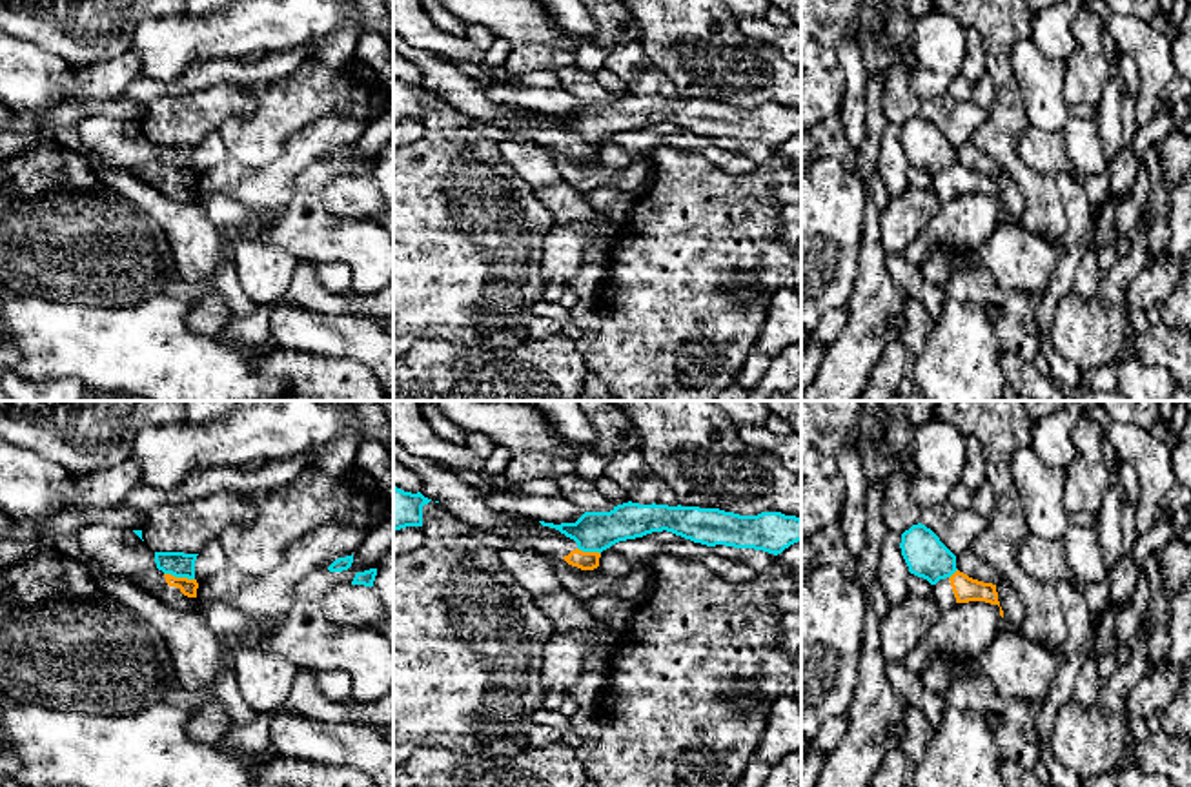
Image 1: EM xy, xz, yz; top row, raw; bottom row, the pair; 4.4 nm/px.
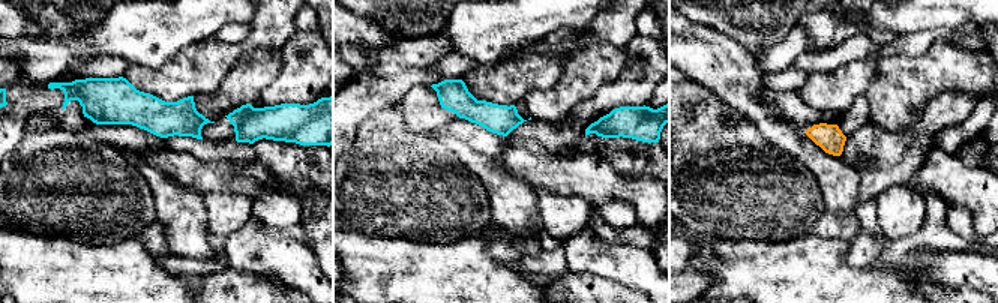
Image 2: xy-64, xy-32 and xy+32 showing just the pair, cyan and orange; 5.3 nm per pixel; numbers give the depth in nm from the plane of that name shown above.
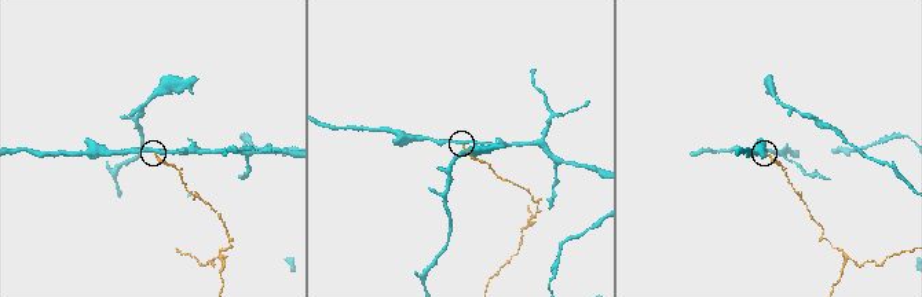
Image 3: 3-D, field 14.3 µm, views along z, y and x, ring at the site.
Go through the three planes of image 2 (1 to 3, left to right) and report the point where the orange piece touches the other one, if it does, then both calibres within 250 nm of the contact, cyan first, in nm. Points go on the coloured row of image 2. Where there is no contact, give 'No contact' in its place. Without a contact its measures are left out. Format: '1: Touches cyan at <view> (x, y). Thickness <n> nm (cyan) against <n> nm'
1: No contact
2: No contact
3: No contact

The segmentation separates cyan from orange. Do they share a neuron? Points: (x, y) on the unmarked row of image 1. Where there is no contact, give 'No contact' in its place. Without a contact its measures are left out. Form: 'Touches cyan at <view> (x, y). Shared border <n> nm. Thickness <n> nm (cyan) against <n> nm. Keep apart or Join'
Touches cyan at xy (179, 168). Shared border 140 nm. Thickness 110 nm (cyan) against 80 nm. Keep apart

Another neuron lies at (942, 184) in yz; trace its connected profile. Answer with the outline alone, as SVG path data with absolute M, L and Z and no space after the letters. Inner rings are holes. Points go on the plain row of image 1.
M960 162L932 177L932 191L940 202L969 193L985 193L1000 199L996 177L972 171Z

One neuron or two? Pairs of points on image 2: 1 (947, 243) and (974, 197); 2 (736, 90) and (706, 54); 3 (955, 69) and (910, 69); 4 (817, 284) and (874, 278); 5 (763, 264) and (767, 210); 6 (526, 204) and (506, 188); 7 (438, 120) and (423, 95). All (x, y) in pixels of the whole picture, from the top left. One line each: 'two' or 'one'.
1: two
2: one
3: one
4: one
5: two
6: one
7: one

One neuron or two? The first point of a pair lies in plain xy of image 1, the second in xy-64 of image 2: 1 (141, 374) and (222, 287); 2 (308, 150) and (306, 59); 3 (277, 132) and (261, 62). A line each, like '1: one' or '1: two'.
1: two
2: one
3: one

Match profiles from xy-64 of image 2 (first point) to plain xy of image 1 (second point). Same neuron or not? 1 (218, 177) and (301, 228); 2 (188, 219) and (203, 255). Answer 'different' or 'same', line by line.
1: same
2: same

